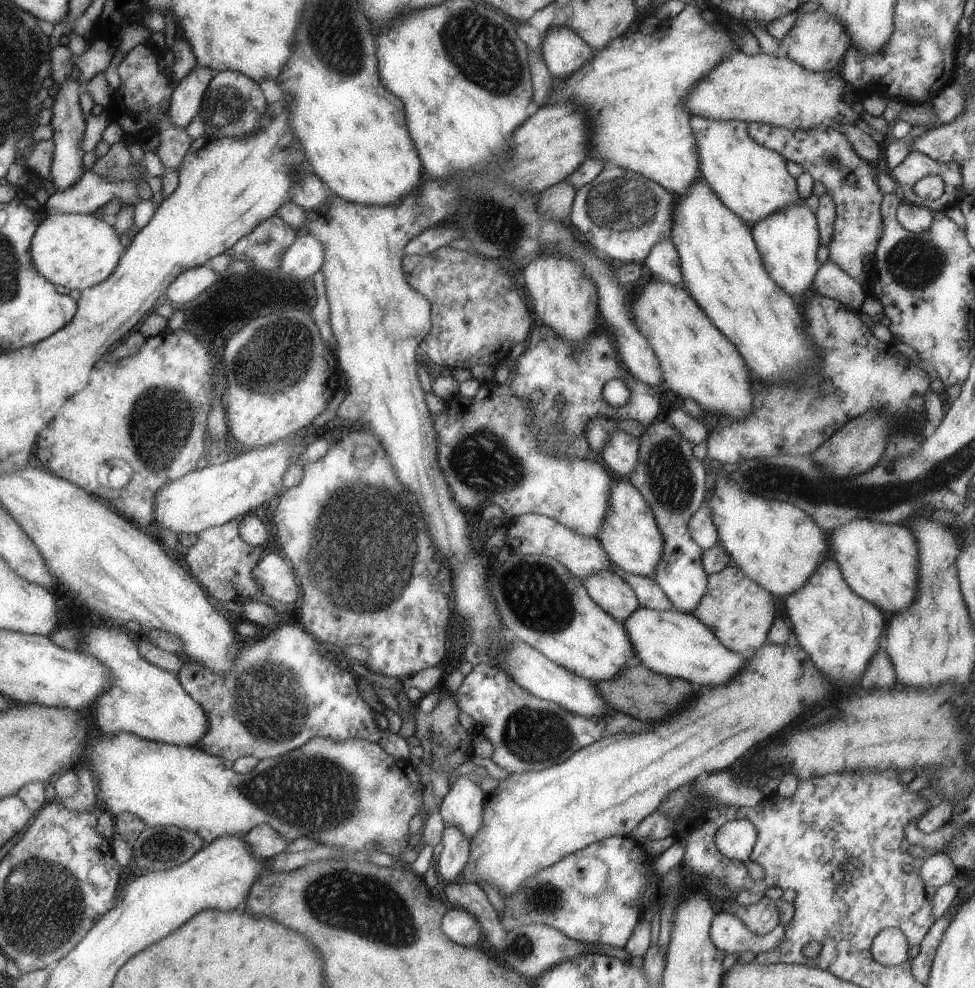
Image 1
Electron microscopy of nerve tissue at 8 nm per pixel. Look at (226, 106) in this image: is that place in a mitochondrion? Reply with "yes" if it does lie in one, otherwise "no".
yes

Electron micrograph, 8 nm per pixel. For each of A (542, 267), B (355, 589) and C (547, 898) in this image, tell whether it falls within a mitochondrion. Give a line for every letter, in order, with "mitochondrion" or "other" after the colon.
A: other
B: mitochondrion
C: mitochondrion

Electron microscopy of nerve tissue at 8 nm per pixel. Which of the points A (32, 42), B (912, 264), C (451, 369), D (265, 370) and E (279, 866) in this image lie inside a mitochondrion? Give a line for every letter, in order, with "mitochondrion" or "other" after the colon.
A: mitochondrion
B: mitochondrion
C: other
D: mitochondrion
E: other

